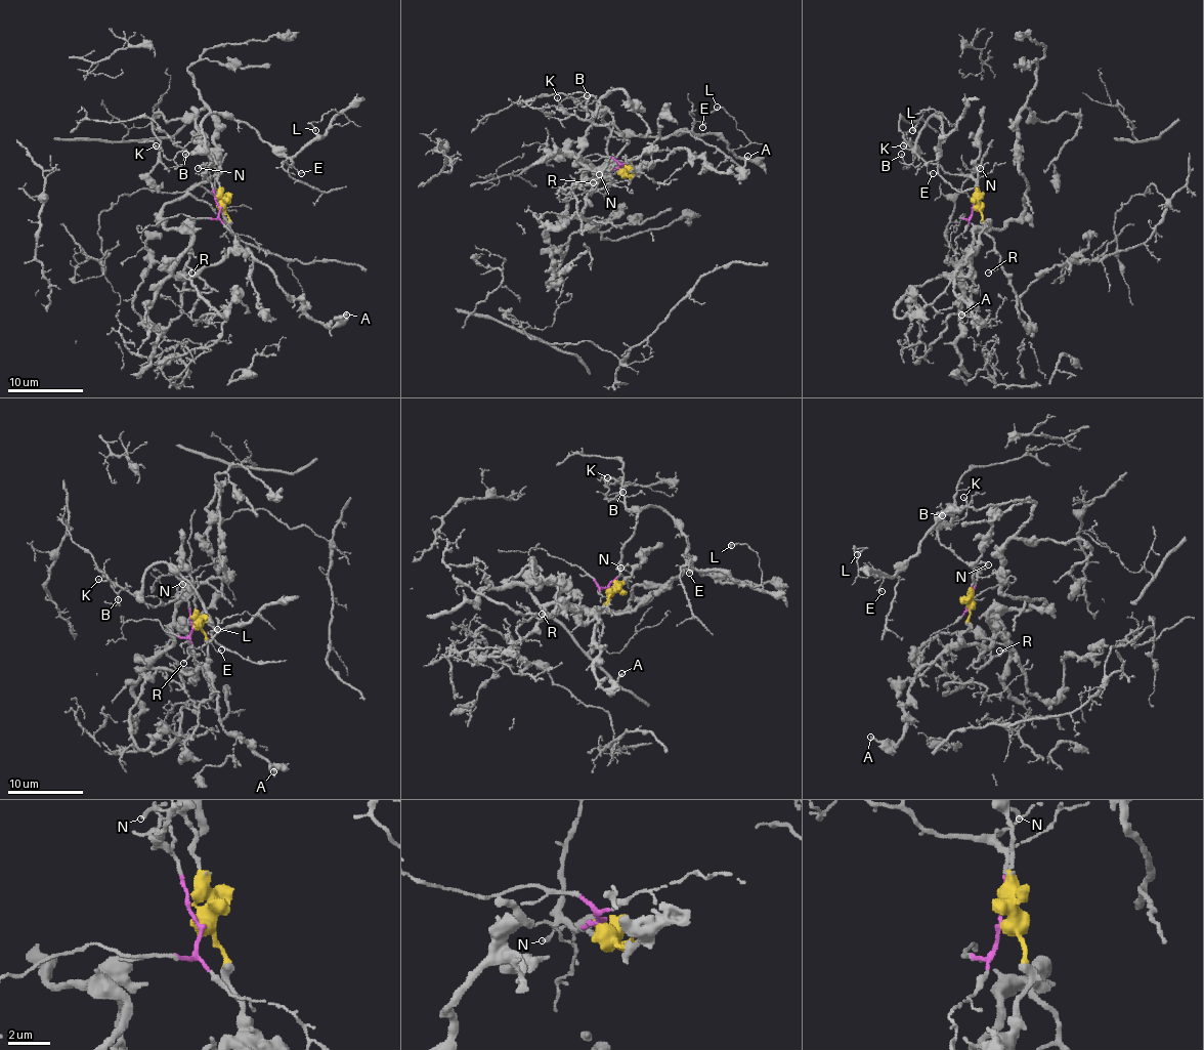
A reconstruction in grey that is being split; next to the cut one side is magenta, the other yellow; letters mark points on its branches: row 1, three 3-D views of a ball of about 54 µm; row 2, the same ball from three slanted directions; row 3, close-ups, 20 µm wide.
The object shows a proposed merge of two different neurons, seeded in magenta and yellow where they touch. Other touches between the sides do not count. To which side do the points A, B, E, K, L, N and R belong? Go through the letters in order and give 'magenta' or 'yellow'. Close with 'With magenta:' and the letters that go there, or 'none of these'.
A: yellow
B: magenta
E: magenta
K: magenta
L: magenta
N: yellow
R: yellow
With magenta: B, E, K, L

